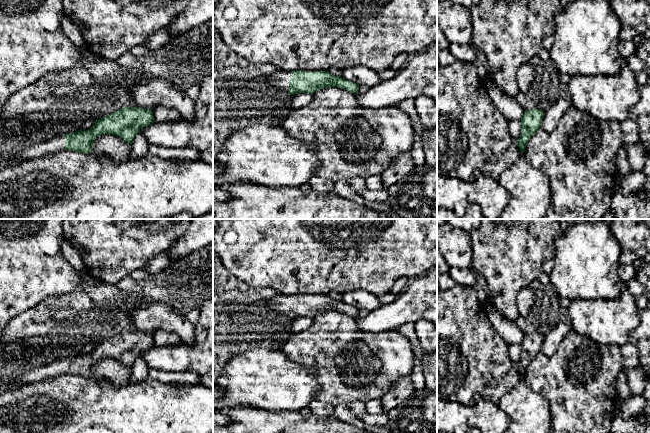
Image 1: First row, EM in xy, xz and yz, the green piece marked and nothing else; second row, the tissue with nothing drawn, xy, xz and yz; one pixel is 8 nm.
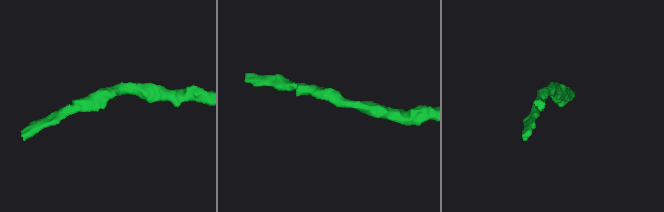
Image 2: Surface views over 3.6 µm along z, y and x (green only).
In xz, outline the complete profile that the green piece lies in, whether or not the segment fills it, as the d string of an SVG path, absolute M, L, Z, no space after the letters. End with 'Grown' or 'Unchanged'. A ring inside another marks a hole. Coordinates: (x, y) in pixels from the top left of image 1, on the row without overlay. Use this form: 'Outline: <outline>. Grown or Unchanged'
Outline: M281 292L267 301L266 311L285 315L290 319L299 317L315 317L328 311L338 311L351 317L358 318L359 309L341 300L335 300L328 295L294 294L287 295Z. Grown

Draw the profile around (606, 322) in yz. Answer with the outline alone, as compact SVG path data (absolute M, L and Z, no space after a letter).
M622 283L620 296L617 298L609 300L571 300L567 321L573 330L600 345L613 344L621 347L628 343L630 333L638 327L640 315L636 298L628 290L626 284Z

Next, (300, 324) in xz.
M299 317L292 321L293 333L299 333L307 330L313 324L312 317Z

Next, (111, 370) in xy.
M103 358L97 361L92 370L92 377L105 380L119 388L129 385L132 369L114 358Z

